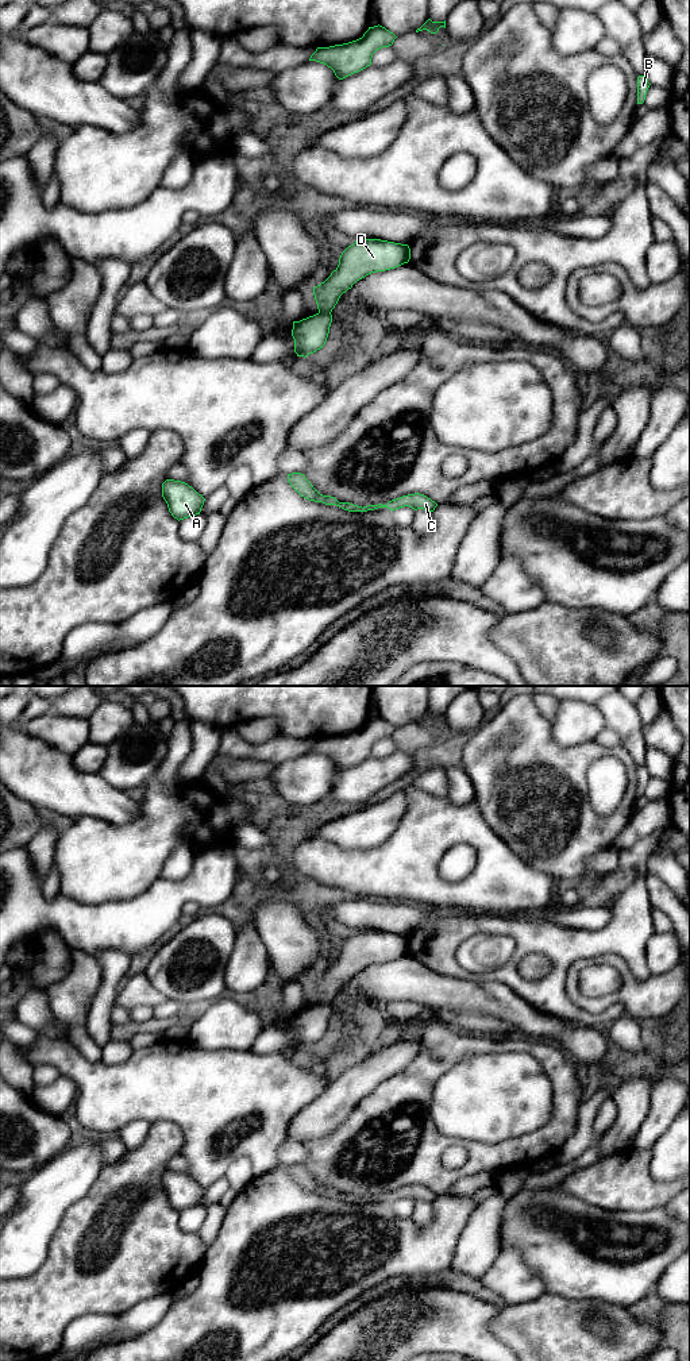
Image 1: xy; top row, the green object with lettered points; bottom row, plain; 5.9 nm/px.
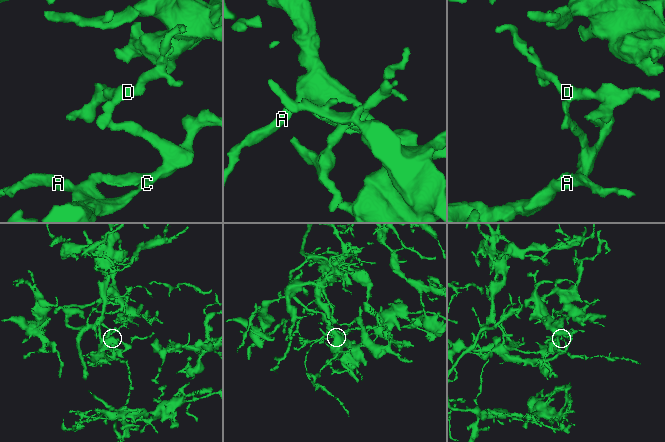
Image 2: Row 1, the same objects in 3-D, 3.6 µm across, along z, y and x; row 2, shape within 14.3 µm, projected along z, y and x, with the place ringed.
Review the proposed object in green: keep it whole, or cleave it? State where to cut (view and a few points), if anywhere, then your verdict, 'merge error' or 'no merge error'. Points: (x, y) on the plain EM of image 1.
cut in xy along (319, 1002), (330, 1005); merge error

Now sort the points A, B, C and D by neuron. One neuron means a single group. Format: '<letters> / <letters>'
A B C / D

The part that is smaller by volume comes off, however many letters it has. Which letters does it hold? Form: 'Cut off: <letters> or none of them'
Cut off: D

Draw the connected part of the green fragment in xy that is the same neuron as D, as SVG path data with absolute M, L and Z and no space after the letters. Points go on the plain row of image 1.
M356 930L339 949L338 959L331 967L313 979L317 1000L331 1005L340 987L366 967L396 960L410 951L408 936L381 932Z

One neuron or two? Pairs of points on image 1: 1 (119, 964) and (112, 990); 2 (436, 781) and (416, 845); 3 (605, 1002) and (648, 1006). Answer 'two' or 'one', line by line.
1: one
2: two
3: one

